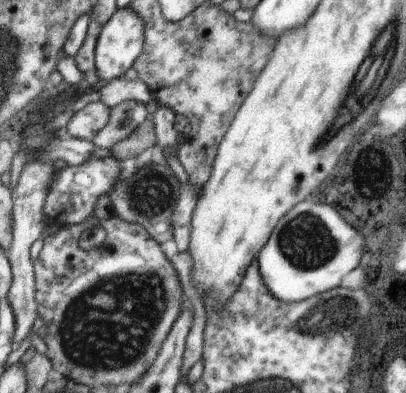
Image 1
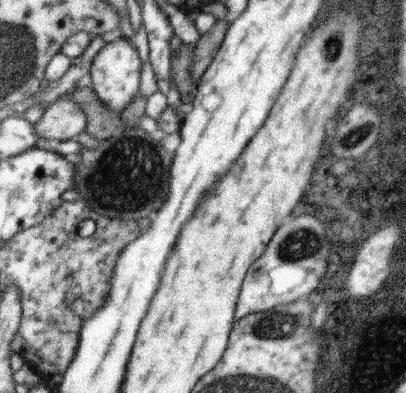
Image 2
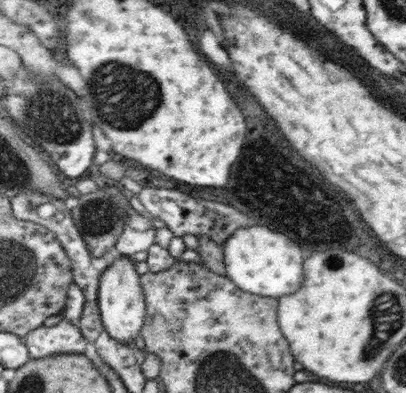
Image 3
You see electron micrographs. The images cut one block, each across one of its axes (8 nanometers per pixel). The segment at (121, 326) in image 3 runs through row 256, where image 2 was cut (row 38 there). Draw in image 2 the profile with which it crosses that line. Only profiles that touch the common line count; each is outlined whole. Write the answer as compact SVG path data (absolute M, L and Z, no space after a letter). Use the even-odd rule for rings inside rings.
M119 38L117 42L105 44L97 56L93 58L91 64L91 82L89 86L95 90L97 98L113 112L123 112L125 106L129 102L133 102L131 98L137 92L137 82L139 82L139 58L135 48L131 46L131 42L127 38Z

